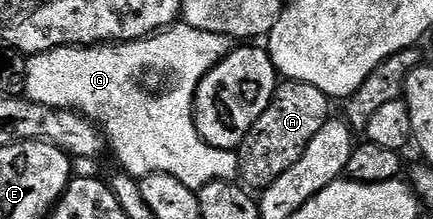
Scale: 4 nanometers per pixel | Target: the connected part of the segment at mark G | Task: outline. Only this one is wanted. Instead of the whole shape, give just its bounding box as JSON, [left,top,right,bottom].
[24,23,240,191]

